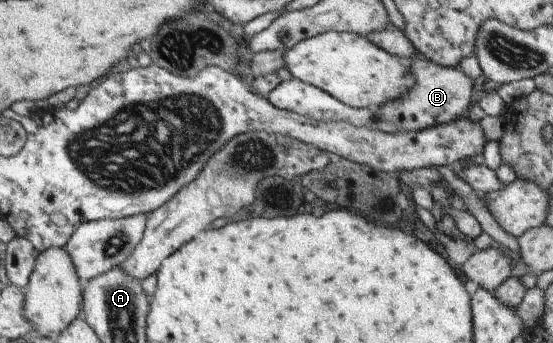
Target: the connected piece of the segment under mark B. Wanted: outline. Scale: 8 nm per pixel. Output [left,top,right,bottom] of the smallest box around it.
[375,59,473,134]

